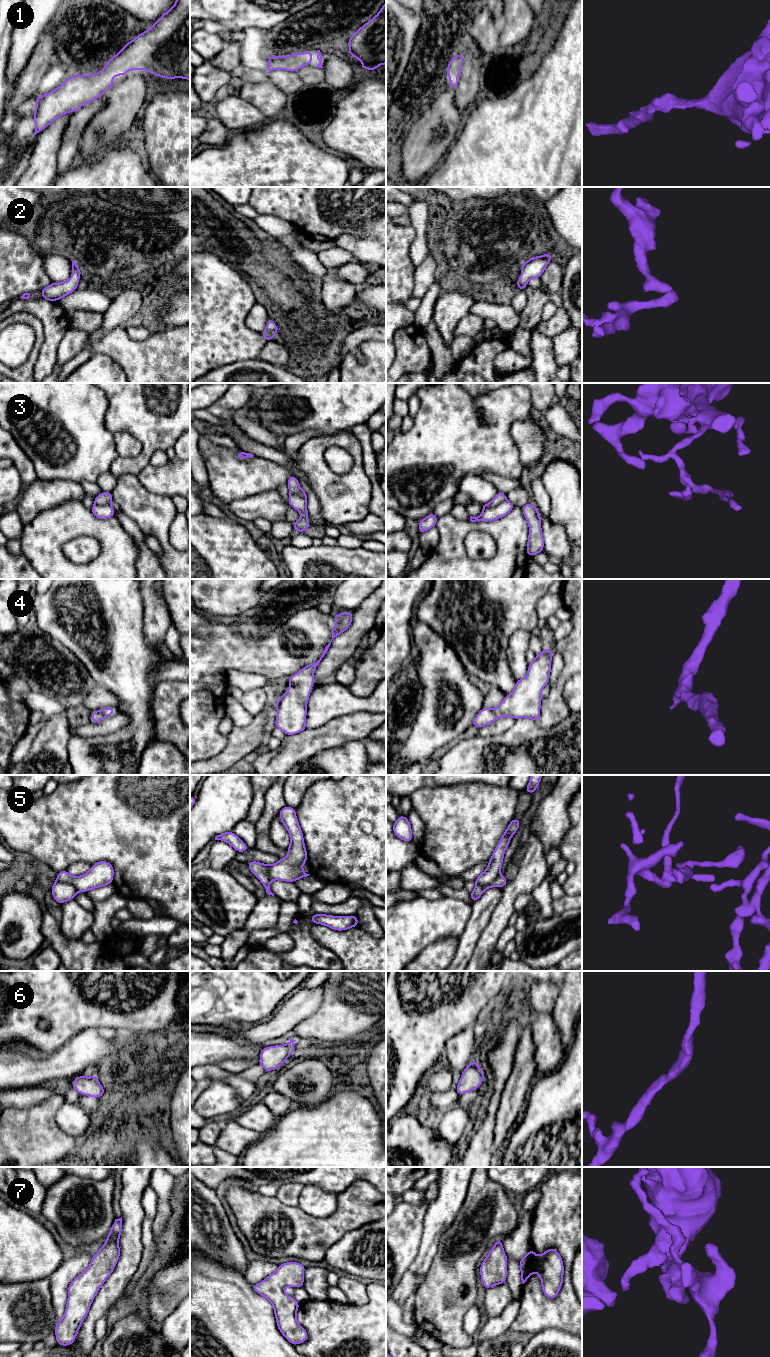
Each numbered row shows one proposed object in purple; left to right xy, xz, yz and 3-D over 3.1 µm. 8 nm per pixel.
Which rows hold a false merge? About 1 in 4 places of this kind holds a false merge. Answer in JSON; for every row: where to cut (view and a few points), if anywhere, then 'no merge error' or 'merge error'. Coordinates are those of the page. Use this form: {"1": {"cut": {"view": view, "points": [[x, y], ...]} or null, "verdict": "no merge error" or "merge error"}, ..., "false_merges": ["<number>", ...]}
{"1": {"cut": null, "verdict": "no merge error"}, "2": {"cut": null, "verdict": "no merge error"}, "3": {"cut": {"view": "yz", "points": [[505, 499], [498, 504], [484, 509]]}, "verdict": "merge error"}, "4": {"cut": null, "verdict": "no merge error"}, "5": {"cut": null, "verdict": "no merge error"}, "6": {"cut": null, "verdict": "no merge error"}, "7": {"cut": null, "verdict": "no merge error"}, "false_merges": ["3"]}

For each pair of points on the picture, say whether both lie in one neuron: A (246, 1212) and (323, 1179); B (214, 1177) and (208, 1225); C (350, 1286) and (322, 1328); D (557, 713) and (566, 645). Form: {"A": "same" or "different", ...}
{"A": "different", "B": "different", "C": "different", "D": "same"}

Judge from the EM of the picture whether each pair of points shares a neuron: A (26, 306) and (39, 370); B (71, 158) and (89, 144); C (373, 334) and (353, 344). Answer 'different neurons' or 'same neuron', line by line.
A: same neuron
B: different neurons
C: same neuron

